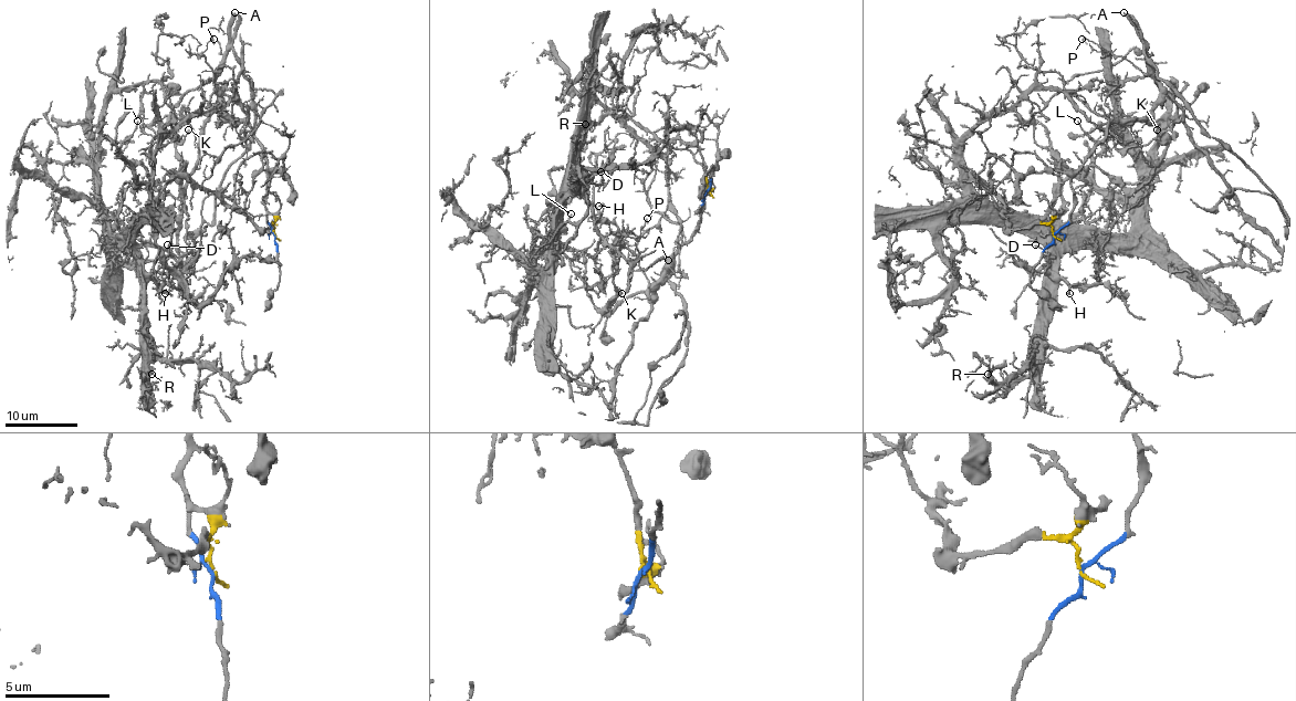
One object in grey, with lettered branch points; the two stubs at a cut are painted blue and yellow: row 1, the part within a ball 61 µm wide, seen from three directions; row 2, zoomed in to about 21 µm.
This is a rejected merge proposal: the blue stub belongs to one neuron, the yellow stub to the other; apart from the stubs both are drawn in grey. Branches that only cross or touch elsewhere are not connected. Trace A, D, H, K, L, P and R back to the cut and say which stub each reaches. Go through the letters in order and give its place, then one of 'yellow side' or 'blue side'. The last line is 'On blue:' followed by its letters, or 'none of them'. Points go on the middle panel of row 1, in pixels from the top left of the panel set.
A: (668, 260) | blue side
D: (601, 171) | yellow side
H: (598, 206) | yellow side
K: (622, 293) | blue side
L: (571, 213) | yellow side
P: (647, 218) | blue side
R: (585, 124) | yellow side
On blue: A, K, P

